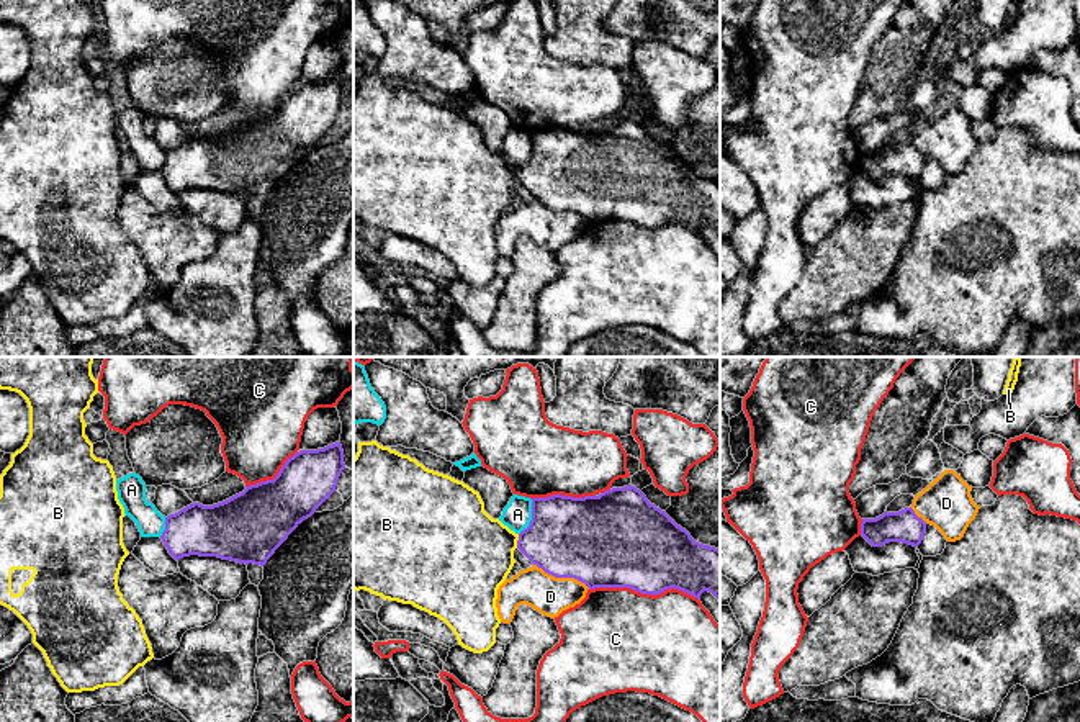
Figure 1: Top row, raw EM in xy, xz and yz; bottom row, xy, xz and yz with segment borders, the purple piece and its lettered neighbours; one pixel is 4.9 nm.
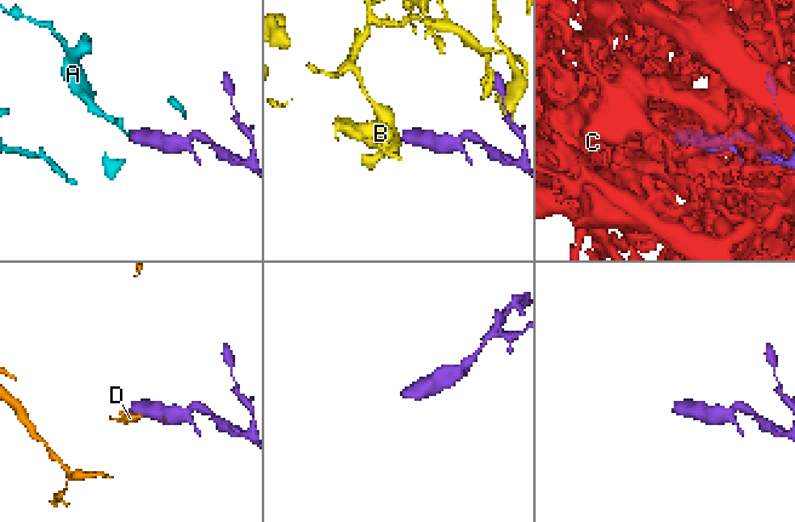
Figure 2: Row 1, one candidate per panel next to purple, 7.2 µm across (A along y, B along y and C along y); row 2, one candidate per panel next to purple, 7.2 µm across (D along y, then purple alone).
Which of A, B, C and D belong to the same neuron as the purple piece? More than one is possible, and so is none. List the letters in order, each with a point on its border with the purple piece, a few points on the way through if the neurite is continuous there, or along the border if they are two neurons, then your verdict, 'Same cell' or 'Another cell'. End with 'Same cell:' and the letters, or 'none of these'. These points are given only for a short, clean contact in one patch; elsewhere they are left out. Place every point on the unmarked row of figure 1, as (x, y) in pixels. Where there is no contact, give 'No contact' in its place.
A: Touches purple at xz (532, 151). Boundary: xz (532, 133), (532, 153), (519, 167). Another cell
B: Touches purple at xz (517, 174). Path across: xz (568, 171), (517, 174), (468, 187). Same cell
C: Touches purple at xz (643, 226). Another cell
D: Touches purple at xz (562, 210). Another cell
Same cell: B

